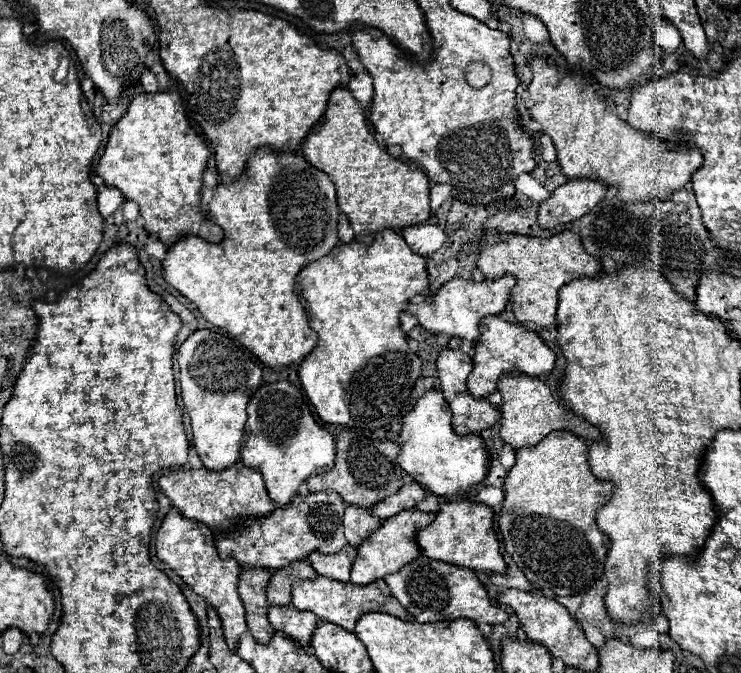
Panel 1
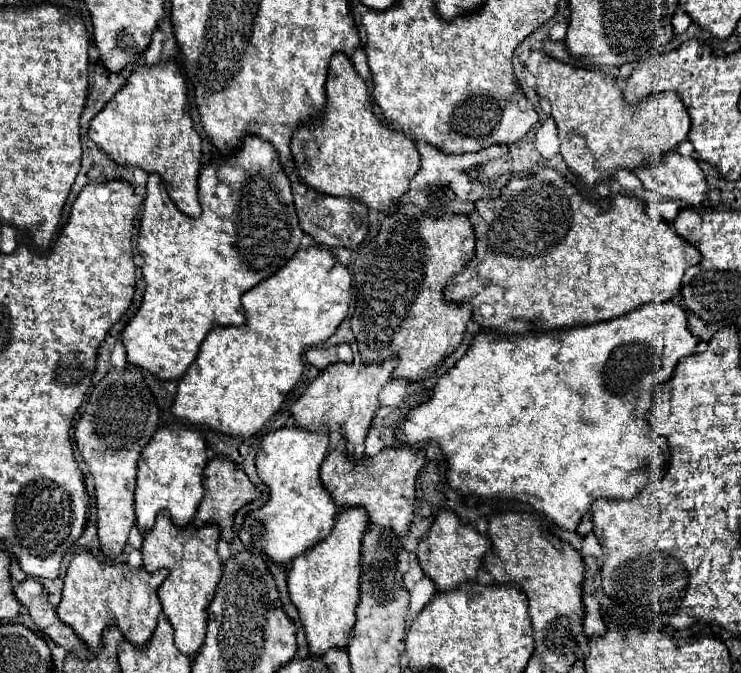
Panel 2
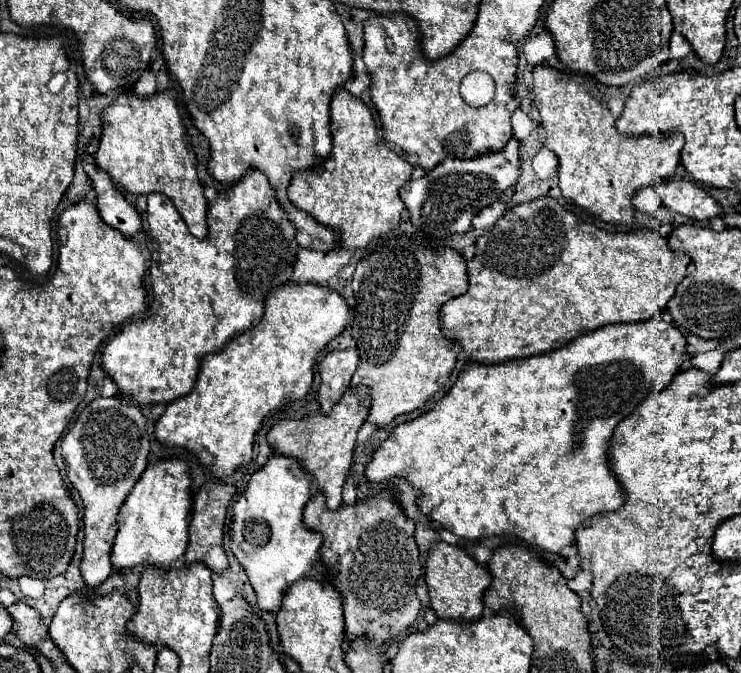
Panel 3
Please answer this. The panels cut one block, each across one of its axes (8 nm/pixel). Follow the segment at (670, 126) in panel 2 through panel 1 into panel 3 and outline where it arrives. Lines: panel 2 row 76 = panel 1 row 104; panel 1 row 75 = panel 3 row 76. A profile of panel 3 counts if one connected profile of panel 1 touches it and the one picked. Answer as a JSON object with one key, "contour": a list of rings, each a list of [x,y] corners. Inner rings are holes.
{"contour":[[[536,66],[534,72],[534,102],[540,110],[540,126],[546,132],[544,146],[552,150],[558,156],[560,168],[558,168],[558,180],[560,190],[566,202],[572,202],[576,206],[582,206],[584,210],[592,212],[600,220],[608,224],[632,224],[636,208],[632,204],[634,194],[650,184],[656,184],[658,180],[672,180],[674,172],[680,164],[680,150],[684,146],[684,136],[674,134],[648,134],[648,136],[636,136],[628,138],[622,136],[616,126],[614,118],[602,100],[602,96],[594,90],[588,90],[578,78],[568,76],[564,72],[558,72],[548,66]]]}

